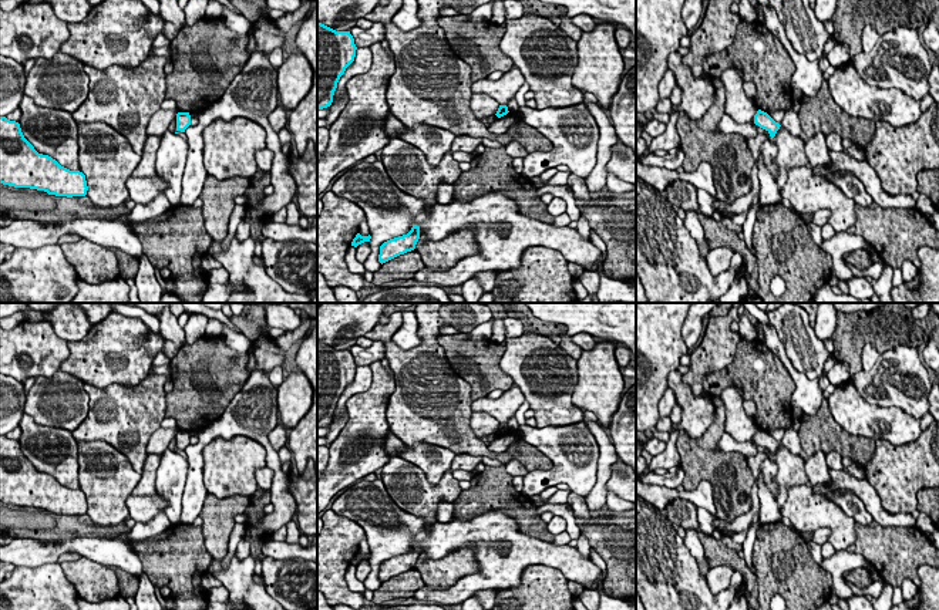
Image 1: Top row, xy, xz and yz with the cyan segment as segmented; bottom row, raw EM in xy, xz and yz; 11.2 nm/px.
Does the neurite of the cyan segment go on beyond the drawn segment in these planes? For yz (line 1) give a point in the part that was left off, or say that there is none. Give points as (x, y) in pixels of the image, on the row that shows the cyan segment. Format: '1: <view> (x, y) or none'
1: none

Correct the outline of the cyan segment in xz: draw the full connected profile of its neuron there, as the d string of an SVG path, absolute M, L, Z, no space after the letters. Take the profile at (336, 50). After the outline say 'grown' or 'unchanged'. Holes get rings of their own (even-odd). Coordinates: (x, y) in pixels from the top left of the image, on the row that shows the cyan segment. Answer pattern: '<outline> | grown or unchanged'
M317 23L317 109L331 105L337 82L354 61L356 50L350 31Z | unchanged

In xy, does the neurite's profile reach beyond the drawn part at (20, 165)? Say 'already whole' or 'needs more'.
already whole

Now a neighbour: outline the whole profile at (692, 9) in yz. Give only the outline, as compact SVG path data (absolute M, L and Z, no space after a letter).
M684 0L681 18L687 30L693 30L701 16L703 0Z

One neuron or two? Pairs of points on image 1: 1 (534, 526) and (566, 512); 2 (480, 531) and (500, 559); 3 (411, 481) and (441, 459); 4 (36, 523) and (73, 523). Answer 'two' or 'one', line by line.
1: two
2: one
3: two
4: one

